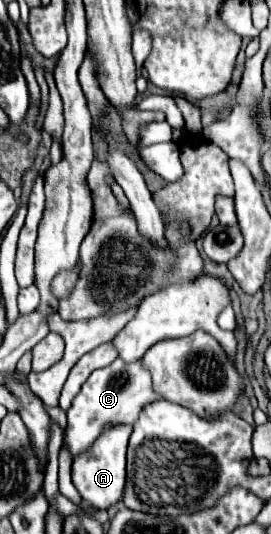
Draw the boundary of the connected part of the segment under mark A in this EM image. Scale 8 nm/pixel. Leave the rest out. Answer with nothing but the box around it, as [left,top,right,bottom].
[73,426,131,510]

